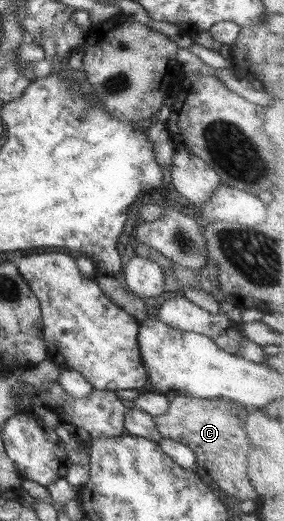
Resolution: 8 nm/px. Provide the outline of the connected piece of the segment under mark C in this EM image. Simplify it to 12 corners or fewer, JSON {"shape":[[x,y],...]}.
{"shape":[[175,394],[155,420],[195,452],[195,472],[236,502],[253,442],[227,398]]}

